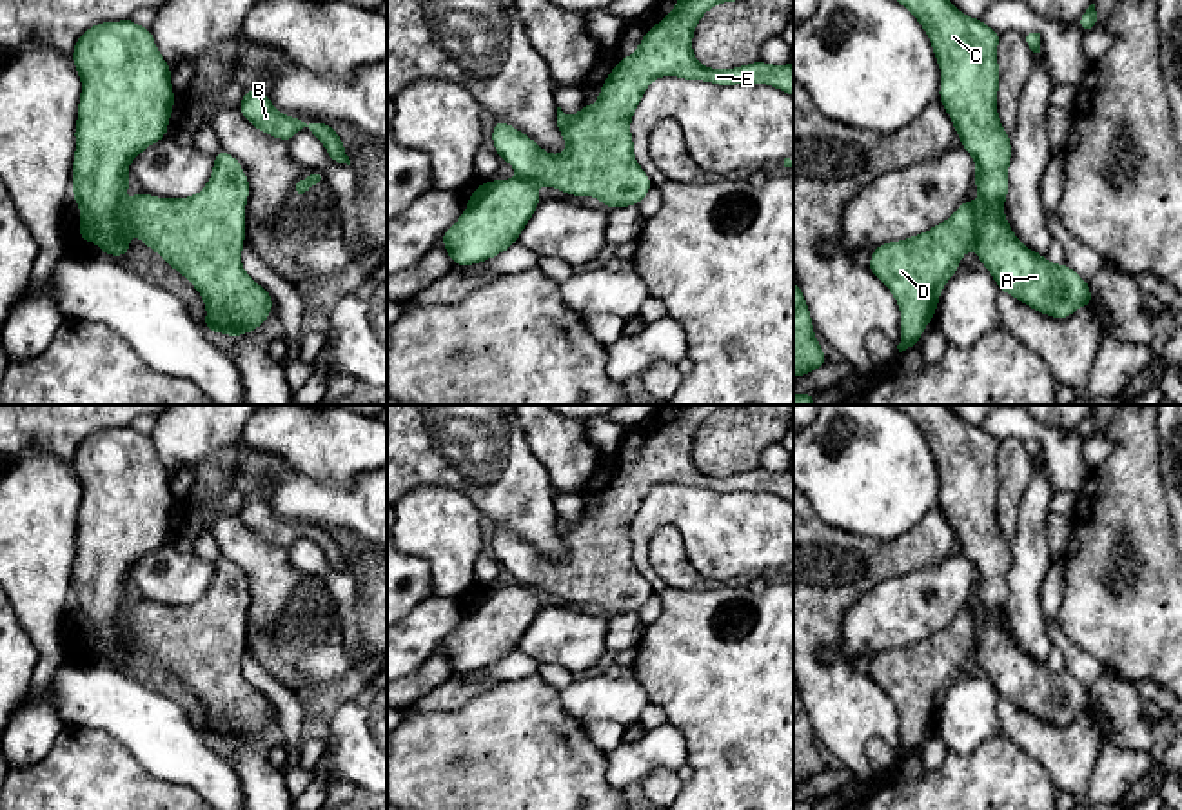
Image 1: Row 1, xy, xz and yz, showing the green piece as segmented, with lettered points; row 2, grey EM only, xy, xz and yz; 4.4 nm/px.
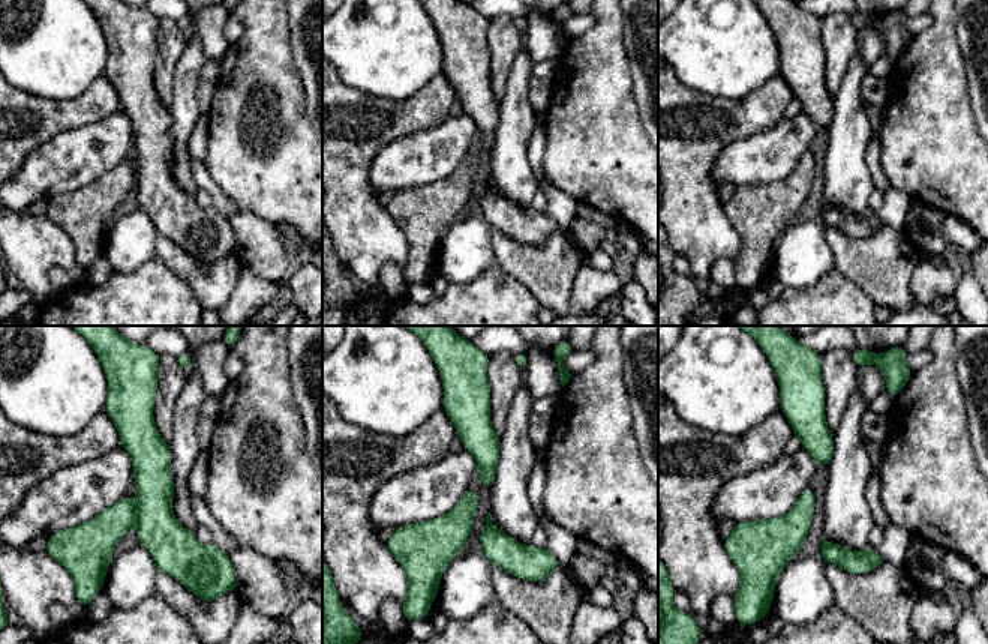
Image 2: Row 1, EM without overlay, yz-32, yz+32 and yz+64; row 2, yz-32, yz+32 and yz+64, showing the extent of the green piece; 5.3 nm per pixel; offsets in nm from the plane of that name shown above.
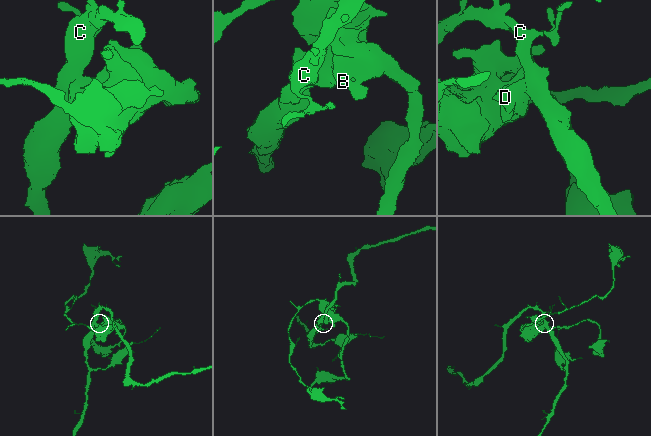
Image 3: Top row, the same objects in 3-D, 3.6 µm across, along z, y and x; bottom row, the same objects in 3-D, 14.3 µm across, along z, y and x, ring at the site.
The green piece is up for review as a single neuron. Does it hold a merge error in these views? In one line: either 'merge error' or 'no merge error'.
merge error

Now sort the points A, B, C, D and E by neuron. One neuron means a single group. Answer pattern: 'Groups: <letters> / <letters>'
Groups: A C / B D E

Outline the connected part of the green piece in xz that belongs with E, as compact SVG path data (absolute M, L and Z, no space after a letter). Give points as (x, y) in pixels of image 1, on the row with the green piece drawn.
M679 0L657 25L646 31L634 54L614 64L610 76L601 84L601 94L594 105L585 104L576 116L568 116L561 111L561 107L557 107L557 127L563 140L566 142L566 151L563 154L545 153L532 138L525 136L521 131L505 122L494 122L492 129L494 151L499 154L499 158L508 162L521 178L530 180L534 183L543 183L572 196L596 196L605 203L605 209L637 205L652 189L652 180L634 158L634 140L630 136L630 122L634 111L641 104L643 93L655 78L679 76L683 80L704 80L717 85L761 82L793 96L793 64L770 65L759 60L748 65L717 71L712 67L704 67L695 60L692 53L694 29L697 22L703 18L703 15L721 2L741 2L741 0Z

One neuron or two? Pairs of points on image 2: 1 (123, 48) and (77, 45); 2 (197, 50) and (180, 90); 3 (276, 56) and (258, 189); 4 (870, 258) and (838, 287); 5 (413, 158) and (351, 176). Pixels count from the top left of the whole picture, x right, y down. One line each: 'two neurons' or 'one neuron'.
1: two neurons
2: one neuron
3: one neuron
4: two neurons
5: two neurons

